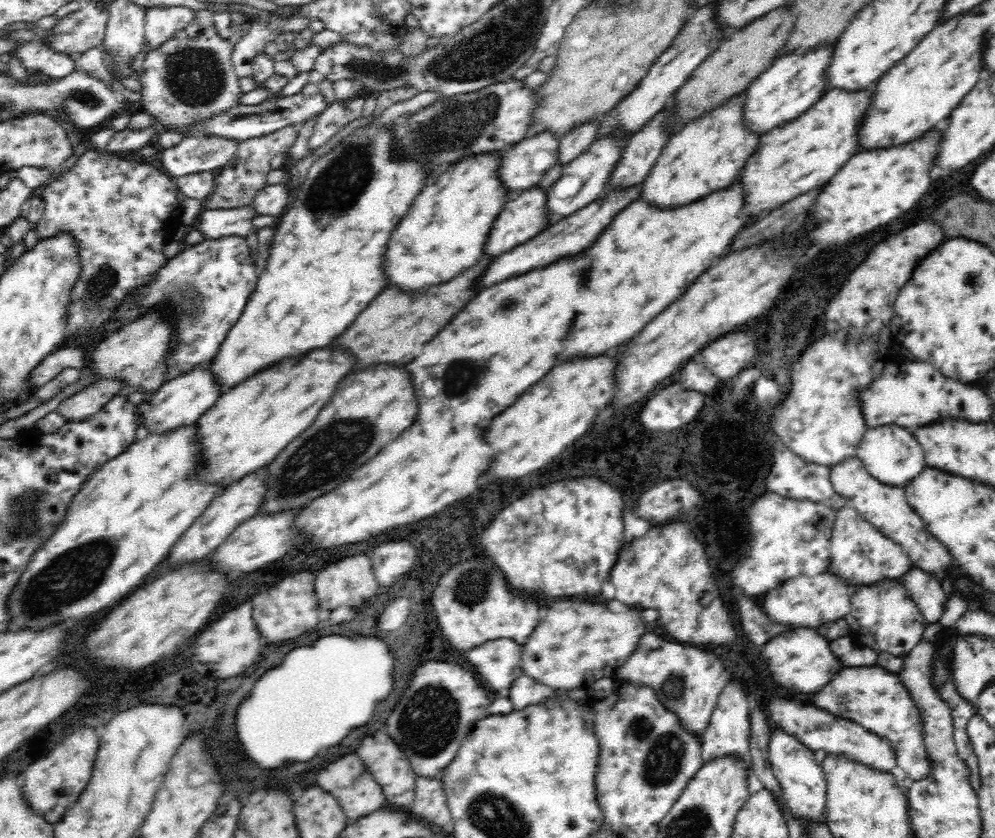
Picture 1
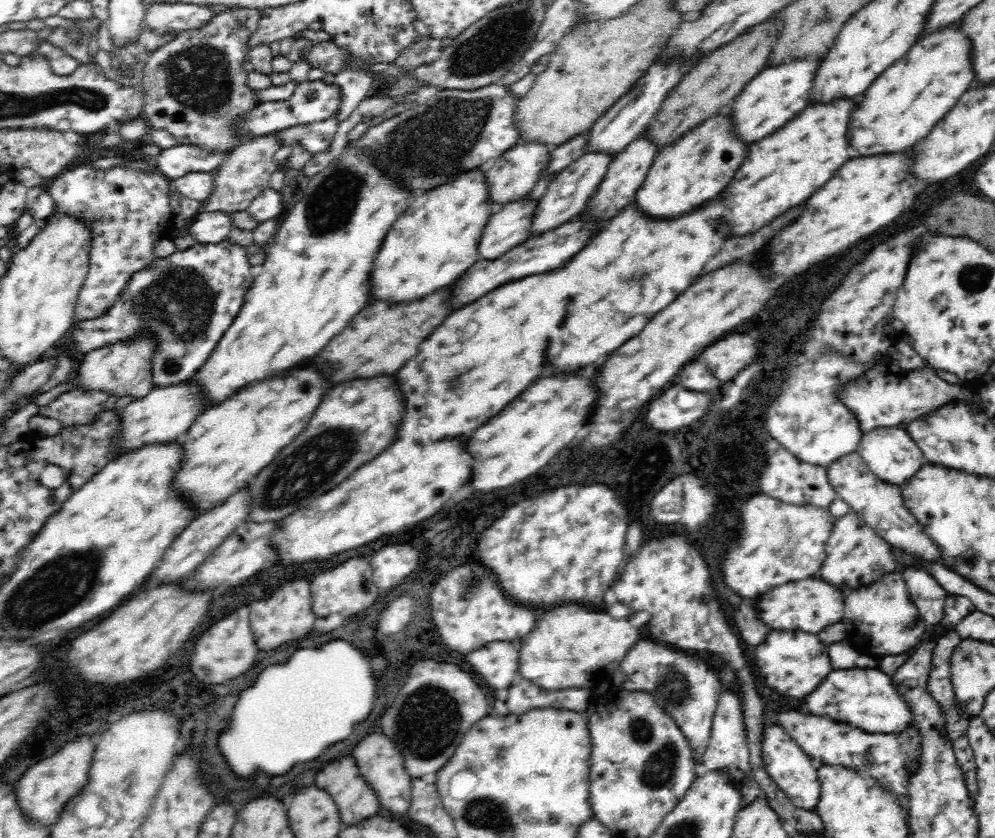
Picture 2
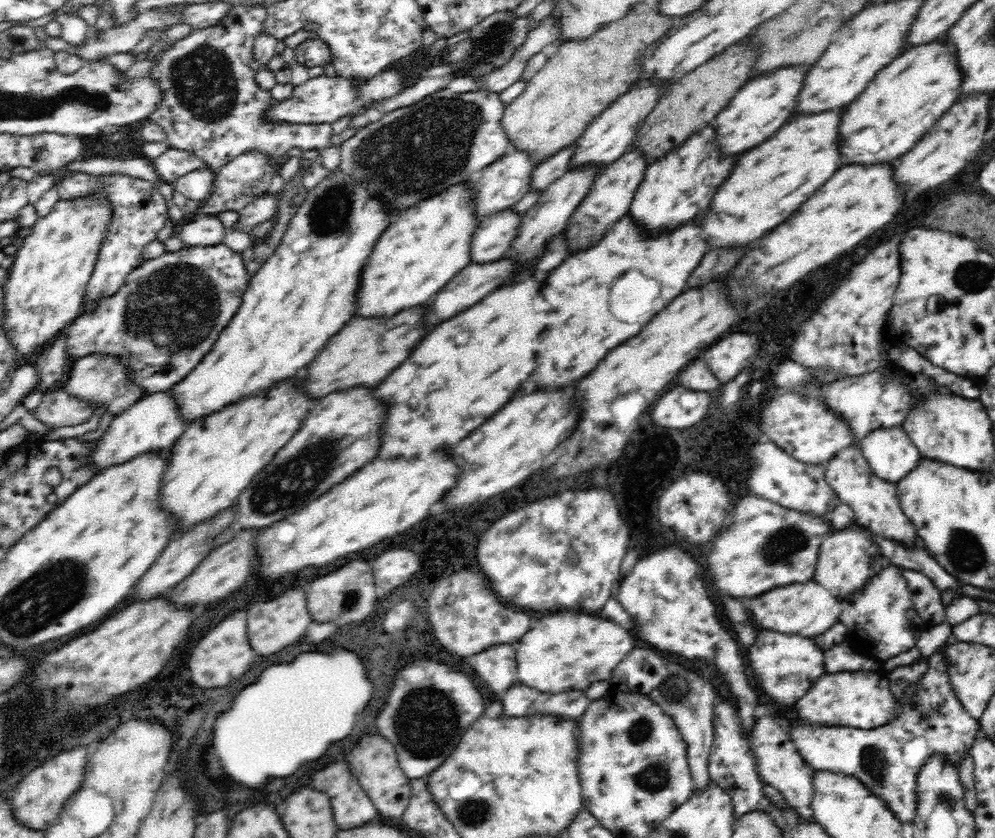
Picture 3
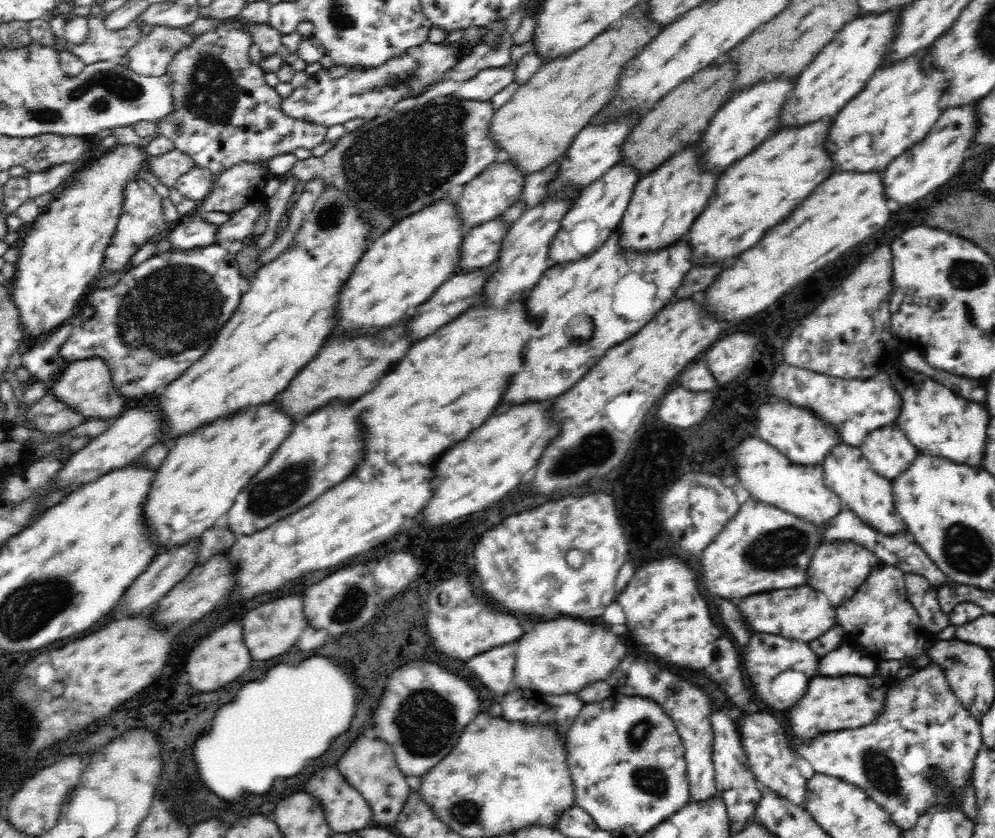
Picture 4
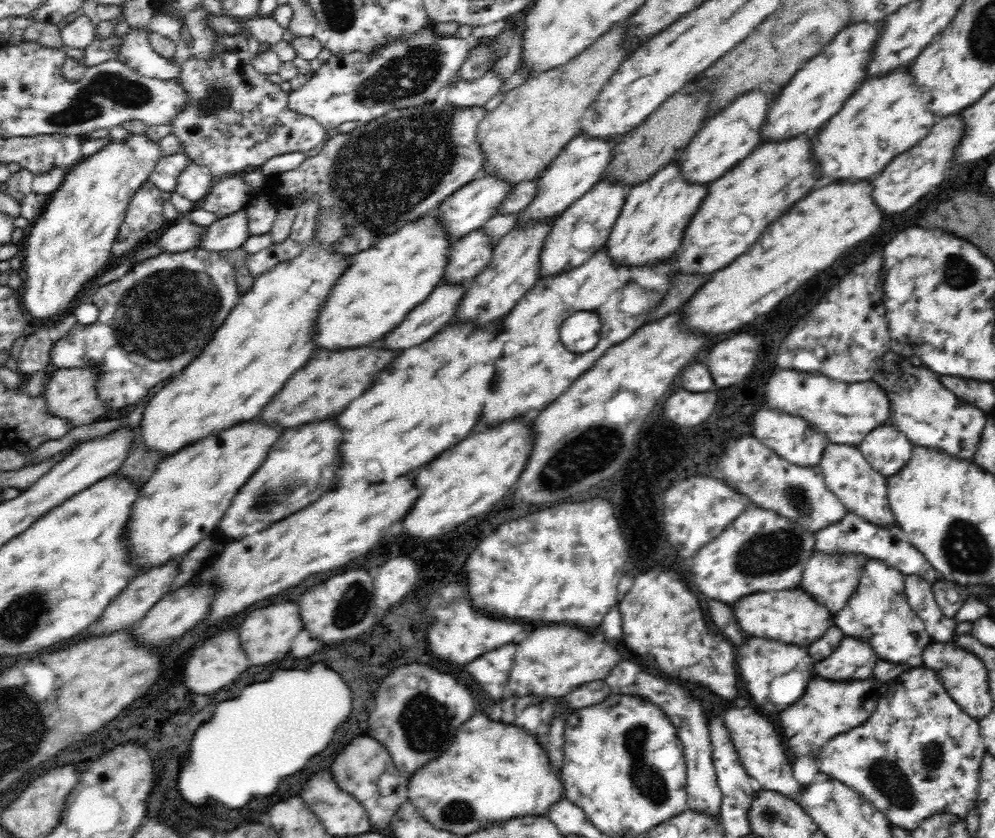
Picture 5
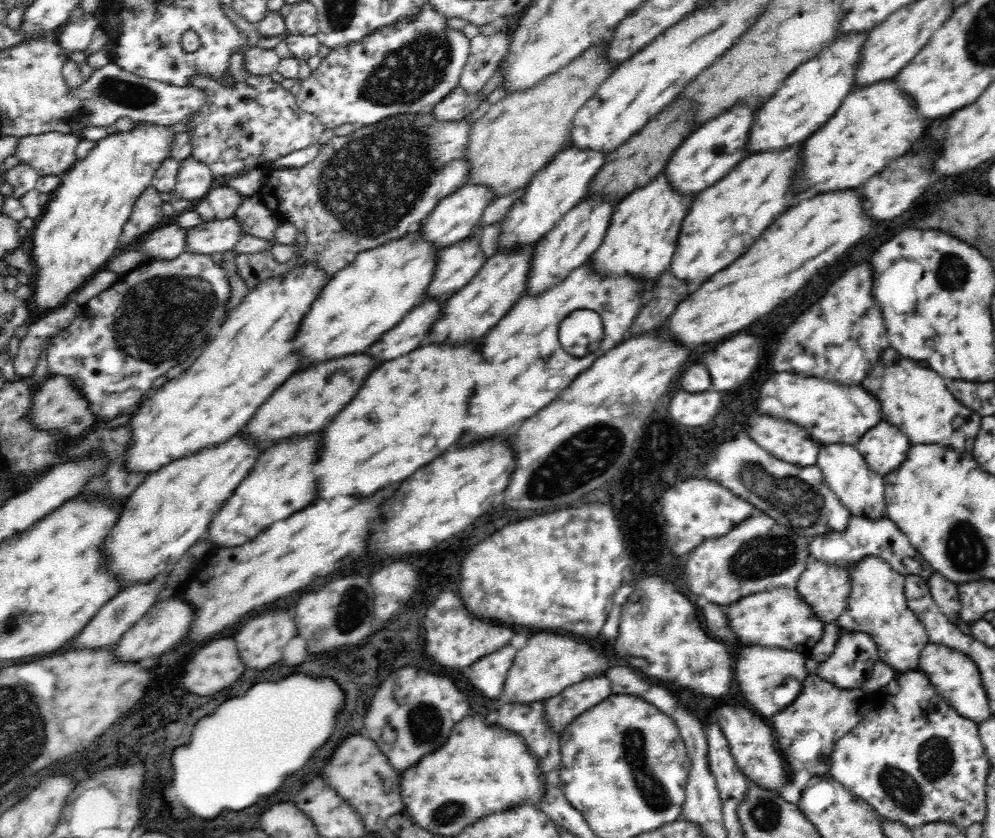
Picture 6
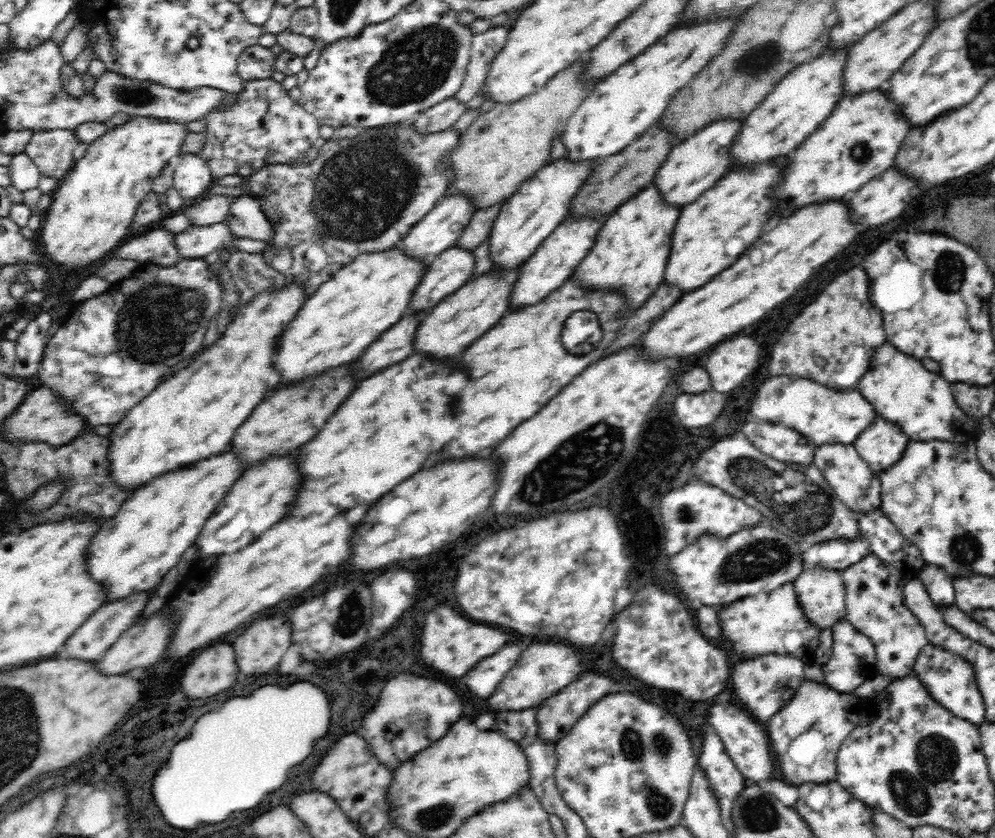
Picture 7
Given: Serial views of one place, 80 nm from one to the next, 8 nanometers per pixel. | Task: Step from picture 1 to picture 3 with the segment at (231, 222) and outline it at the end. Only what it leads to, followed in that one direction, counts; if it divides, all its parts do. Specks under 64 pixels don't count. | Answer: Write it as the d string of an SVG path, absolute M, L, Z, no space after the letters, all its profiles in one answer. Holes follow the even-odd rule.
M193 214L177 228L177 236L185 246L214 246L221 243L228 232L216 214Z

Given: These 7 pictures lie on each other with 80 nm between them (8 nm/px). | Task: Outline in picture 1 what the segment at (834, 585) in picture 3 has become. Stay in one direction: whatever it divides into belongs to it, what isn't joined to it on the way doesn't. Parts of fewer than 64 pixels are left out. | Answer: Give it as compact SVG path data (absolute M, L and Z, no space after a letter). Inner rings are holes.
M851 504L836 510L832 538L830 538L832 564L828 571L856 582L856 586L869 585L882 579L901 579L915 565L909 554L896 541L868 522Z

